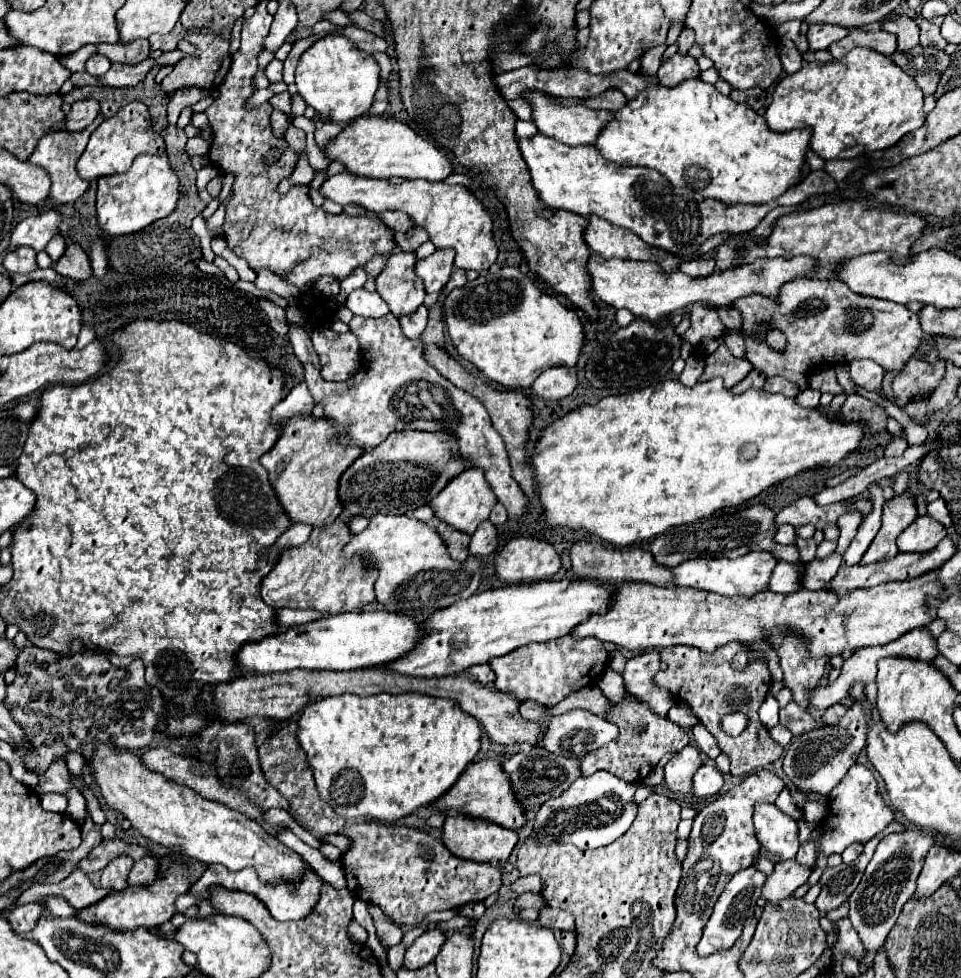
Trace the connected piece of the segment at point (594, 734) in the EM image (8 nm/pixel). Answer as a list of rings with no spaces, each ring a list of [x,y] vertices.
[[[573,709],[551,719],[543,737],[543,747],[555,755],[583,759],[591,751],[615,741],[619,727],[589,711]]]

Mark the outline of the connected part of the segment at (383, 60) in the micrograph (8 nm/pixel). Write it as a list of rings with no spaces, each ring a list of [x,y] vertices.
[[[375,51],[371,55],[373,55],[373,59],[377,59],[377,65],[381,67],[381,79],[387,81],[387,77],[391,73],[391,59],[385,53],[379,53],[379,51]]]

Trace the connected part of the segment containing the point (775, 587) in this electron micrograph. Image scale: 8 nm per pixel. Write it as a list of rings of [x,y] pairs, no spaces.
[[[779,561],[777,569],[773,569],[773,577],[769,581],[769,589],[775,593],[789,593],[803,587],[803,575],[805,575],[805,563],[787,563]]]

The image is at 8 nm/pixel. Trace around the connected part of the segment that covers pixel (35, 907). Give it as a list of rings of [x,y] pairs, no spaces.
[[[27,903],[27,905],[17,907],[7,917],[7,921],[11,923],[11,929],[17,935],[27,935],[35,927],[35,923],[41,919],[41,915],[43,915],[43,905],[41,903]]]

